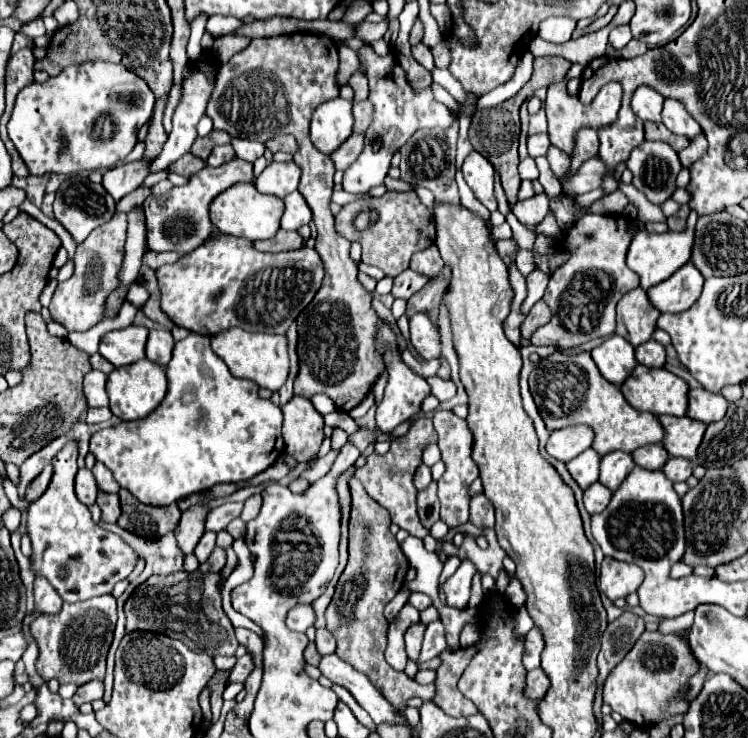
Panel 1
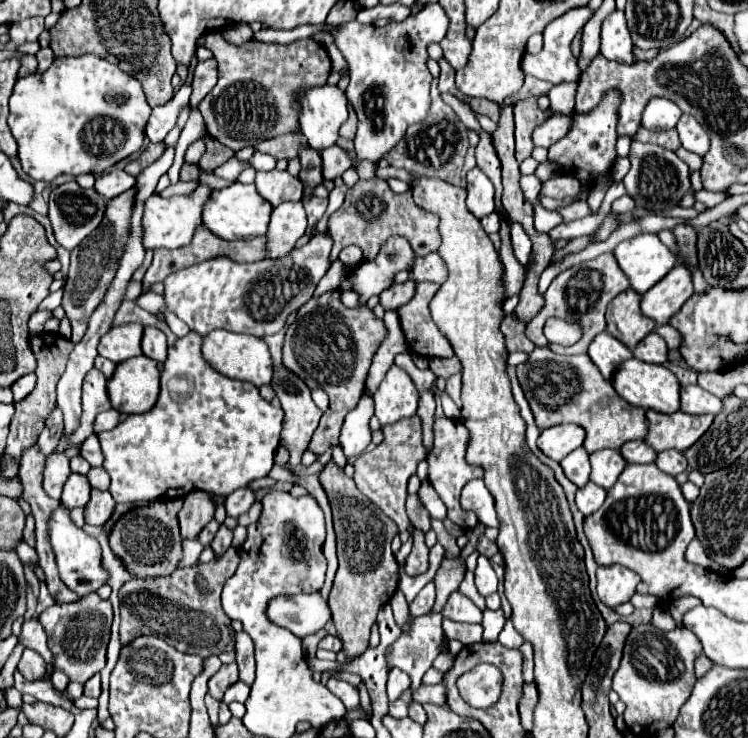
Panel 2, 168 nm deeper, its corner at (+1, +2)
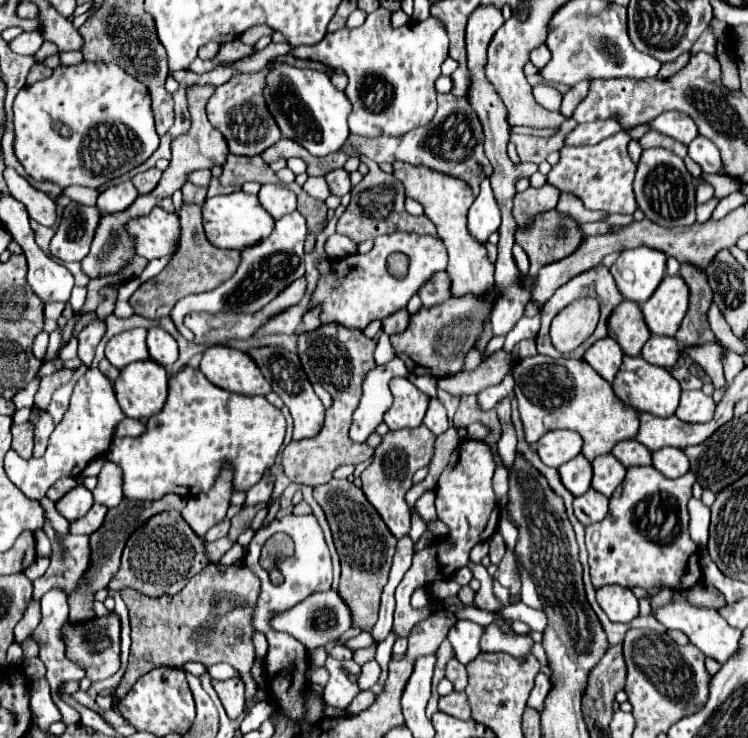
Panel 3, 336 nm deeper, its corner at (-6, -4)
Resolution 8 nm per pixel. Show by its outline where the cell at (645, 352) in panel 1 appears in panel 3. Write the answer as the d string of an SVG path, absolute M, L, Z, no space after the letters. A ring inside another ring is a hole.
M652 335L642 347L642 359L664 369L672 369L678 357L680 357L680 347L674 337Z

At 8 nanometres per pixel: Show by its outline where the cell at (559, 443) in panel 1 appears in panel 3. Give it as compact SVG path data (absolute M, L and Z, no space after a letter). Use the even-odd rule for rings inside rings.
M552 429L540 437L540 441L536 443L536 451L544 465L558 469L582 451L582 437L574 431Z

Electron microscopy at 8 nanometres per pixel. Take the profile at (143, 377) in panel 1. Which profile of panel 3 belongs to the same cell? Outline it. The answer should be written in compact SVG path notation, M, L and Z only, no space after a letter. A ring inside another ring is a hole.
M152 359L136 361L136 363L126 365L120 371L120 377L112 383L112 387L114 387L114 393L118 397L118 403L120 403L122 411L128 417L146 419L146 417L152 417L158 411L162 411L162 407L166 403L166 397L168 397L168 373L166 373L166 369L162 365L154 363Z

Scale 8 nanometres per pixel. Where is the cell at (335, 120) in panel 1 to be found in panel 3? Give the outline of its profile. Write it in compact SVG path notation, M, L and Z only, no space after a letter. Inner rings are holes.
M274 63L266 75L264 99L282 135L286 139L294 139L312 155L328 155L338 151L350 135L346 123L350 115L350 101L330 83L330 77L322 71Z

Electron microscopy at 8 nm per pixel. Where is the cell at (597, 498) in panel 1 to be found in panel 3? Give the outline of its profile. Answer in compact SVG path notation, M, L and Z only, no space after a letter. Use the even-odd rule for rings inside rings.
M588 489L584 495L574 497L574 515L582 525L592 525L598 523L606 517L608 513L608 497L604 497L602 493Z

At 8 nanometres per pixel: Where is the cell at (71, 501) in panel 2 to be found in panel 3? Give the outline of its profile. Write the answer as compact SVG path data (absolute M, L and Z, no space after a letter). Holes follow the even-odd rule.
M78 485L56 501L56 511L68 521L76 521L82 515L86 515L86 511L90 511L92 505L94 505L92 493L84 485Z

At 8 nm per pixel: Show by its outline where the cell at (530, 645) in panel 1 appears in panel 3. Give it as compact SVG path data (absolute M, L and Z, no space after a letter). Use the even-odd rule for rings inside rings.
M540 673L540 675L536 677L536 685L534 685L534 689L532 689L530 697L528 697L526 707L542 713L544 701L546 701L546 697L548 697L548 693L550 693L550 687L552 687L552 685L550 685L550 679L548 679L544 673Z

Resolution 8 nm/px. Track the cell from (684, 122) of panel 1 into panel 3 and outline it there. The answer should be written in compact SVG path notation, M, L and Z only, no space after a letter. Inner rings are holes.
M698 135L690 145L688 145L688 155L702 167L704 173L710 175L720 175L722 173L722 159L720 159L720 151L718 147L708 141L706 137Z

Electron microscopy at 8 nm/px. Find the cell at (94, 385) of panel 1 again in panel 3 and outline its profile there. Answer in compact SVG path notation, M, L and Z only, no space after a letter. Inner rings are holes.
M90 367L76 383L70 405L50 435L48 449L42 457L22 459L12 449L6 453L4 469L8 479L30 499L42 499L46 491L62 477L78 477L84 467L98 457L104 457L110 451L114 427L124 419L124 411L120 409L116 395L112 391L112 383L98 371L98 367Z

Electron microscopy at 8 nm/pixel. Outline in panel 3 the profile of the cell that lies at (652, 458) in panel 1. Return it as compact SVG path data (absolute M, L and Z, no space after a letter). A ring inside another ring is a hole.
M634 439L616 443L610 453L612 453L624 467L650 465L650 463L652 463L652 453L650 453L646 447L642 447L642 443L634 441Z

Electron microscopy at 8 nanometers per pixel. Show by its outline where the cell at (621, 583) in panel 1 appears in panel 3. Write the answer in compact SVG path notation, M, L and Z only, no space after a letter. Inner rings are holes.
M602 587L596 591L598 605L614 623L630 623L638 617L638 599L626 587Z

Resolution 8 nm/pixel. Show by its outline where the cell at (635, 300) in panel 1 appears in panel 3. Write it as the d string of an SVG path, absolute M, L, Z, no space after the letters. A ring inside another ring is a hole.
M622 301L612 311L608 317L608 329L612 335L616 335L616 341L626 355L640 355L642 345L650 337L640 307L630 301Z

